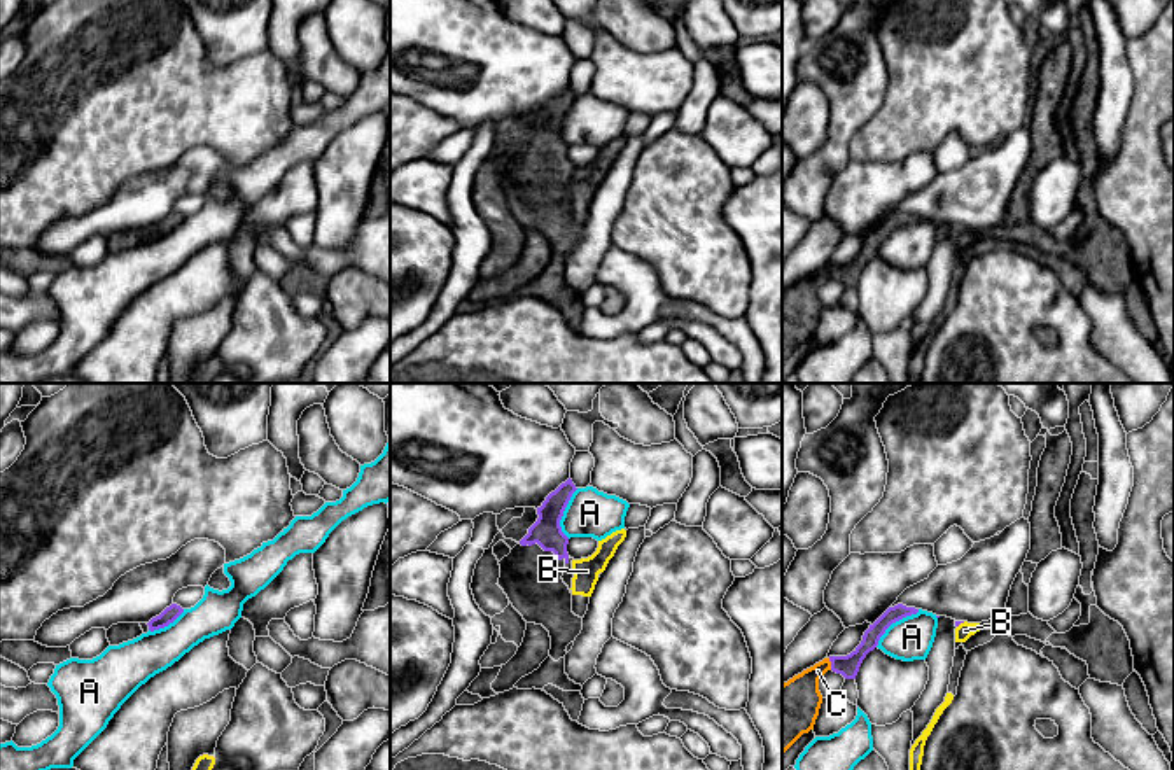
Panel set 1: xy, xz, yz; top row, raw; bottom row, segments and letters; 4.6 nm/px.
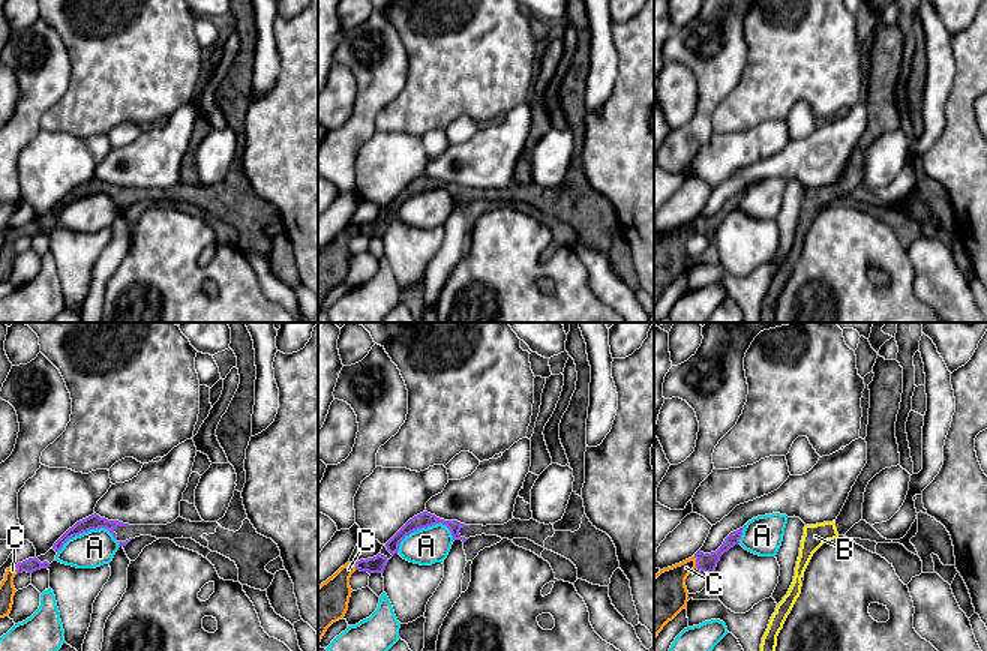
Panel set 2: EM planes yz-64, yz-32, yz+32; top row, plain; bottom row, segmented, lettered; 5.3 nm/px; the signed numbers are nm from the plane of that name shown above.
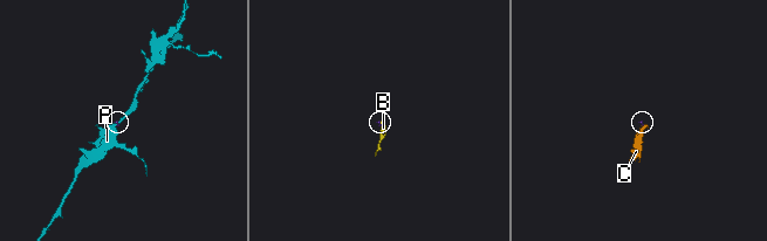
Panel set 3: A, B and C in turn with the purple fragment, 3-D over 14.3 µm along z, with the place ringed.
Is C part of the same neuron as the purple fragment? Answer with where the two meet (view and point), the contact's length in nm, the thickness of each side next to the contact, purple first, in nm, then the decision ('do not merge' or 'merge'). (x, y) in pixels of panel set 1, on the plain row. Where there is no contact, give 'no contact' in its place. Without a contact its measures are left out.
contact yz (831, 272); length 60 nm; calibres 100 and 220 nm; merge

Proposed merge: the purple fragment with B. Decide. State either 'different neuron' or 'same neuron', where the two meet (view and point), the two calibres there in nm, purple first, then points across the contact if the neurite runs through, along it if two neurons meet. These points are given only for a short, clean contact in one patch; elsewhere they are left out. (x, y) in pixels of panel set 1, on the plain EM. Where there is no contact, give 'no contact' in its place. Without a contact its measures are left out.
different neuron; meets purple in yz at (961, 230); 20 nm thick on the purple side, 80 nm on the other; border along yz (964, 230), (957, 235)

